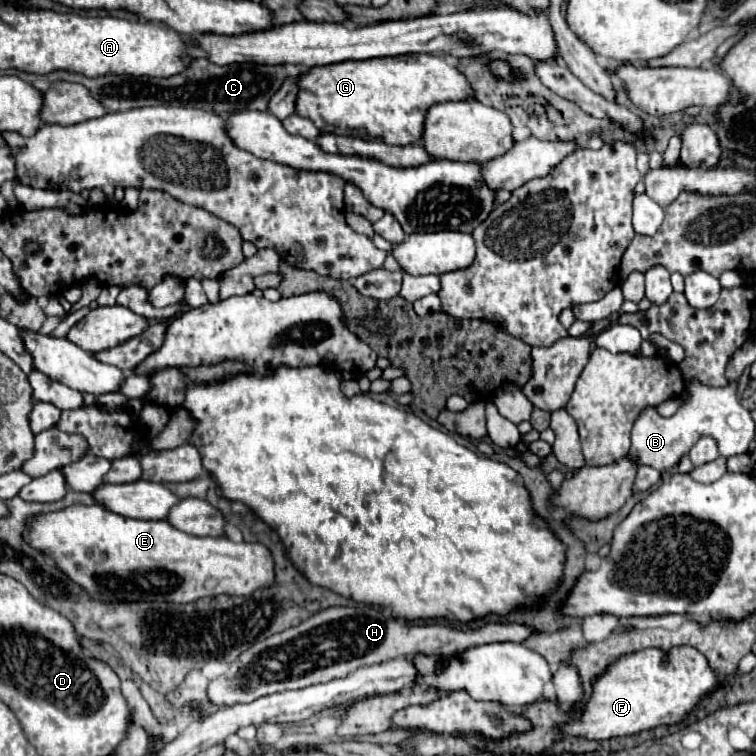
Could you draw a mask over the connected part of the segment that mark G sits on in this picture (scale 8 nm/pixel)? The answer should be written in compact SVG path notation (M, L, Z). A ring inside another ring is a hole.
M411 53L399 57L379 57L365 61L341 61L323 67L311 67L297 77L297 105L295 113L311 119L321 133L337 133L351 137L365 137L385 141L389 145L411 145L423 135L425 111L441 101L461 101L471 95L465 77L451 67L443 57L429 53Z

